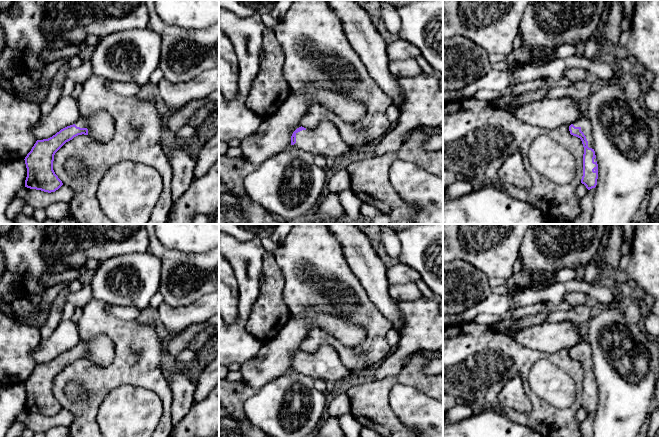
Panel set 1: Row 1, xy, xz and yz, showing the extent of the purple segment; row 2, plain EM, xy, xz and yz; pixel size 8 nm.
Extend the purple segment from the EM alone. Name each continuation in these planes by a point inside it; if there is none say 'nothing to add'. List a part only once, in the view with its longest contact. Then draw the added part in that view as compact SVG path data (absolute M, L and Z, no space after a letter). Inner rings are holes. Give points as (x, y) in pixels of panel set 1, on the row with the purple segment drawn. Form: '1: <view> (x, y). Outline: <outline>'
1: yz (586, 127). Outline: M585 115L573 122L575 127L580 127L586 136L588 147L593 149L593 127Z

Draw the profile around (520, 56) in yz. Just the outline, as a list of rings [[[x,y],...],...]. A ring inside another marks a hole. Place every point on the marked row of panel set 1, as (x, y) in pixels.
[[[565,43],[558,46],[554,51],[544,55],[541,49],[528,51],[523,47],[513,50],[505,59],[512,65],[527,65],[532,58],[539,60],[545,59],[550,62],[555,59],[565,59],[576,55],[576,47],[574,43]]]

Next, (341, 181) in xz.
[[[346,169],[338,170],[327,179],[326,188],[330,193],[340,193],[351,189],[351,177]]]

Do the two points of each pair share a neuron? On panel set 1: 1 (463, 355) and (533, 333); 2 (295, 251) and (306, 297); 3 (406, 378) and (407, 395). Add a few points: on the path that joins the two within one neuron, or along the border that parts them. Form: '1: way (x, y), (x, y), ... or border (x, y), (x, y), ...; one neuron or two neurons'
1: border (511, 338), (534, 350); two neurons
2: way (295, 262), (295, 275), (302, 286); one neuron
3: border (427, 396), (397, 383), (388, 400); two neurons

